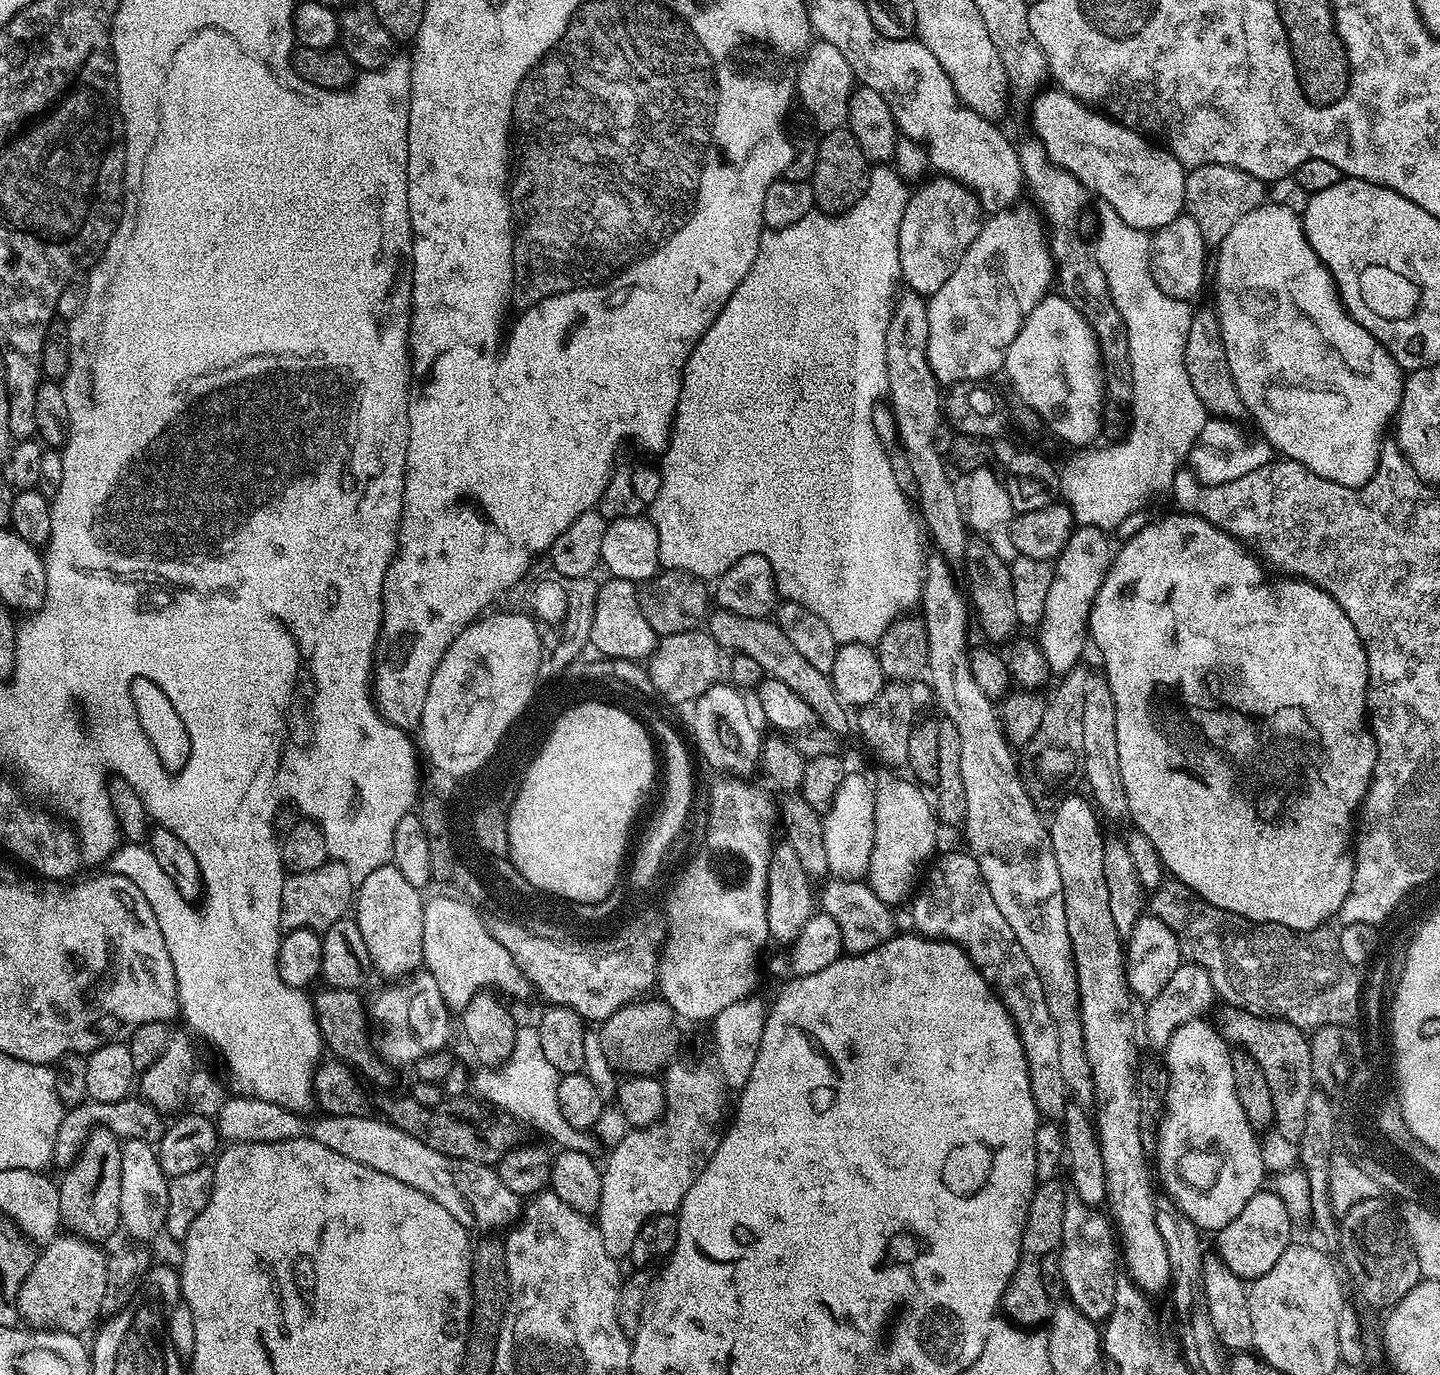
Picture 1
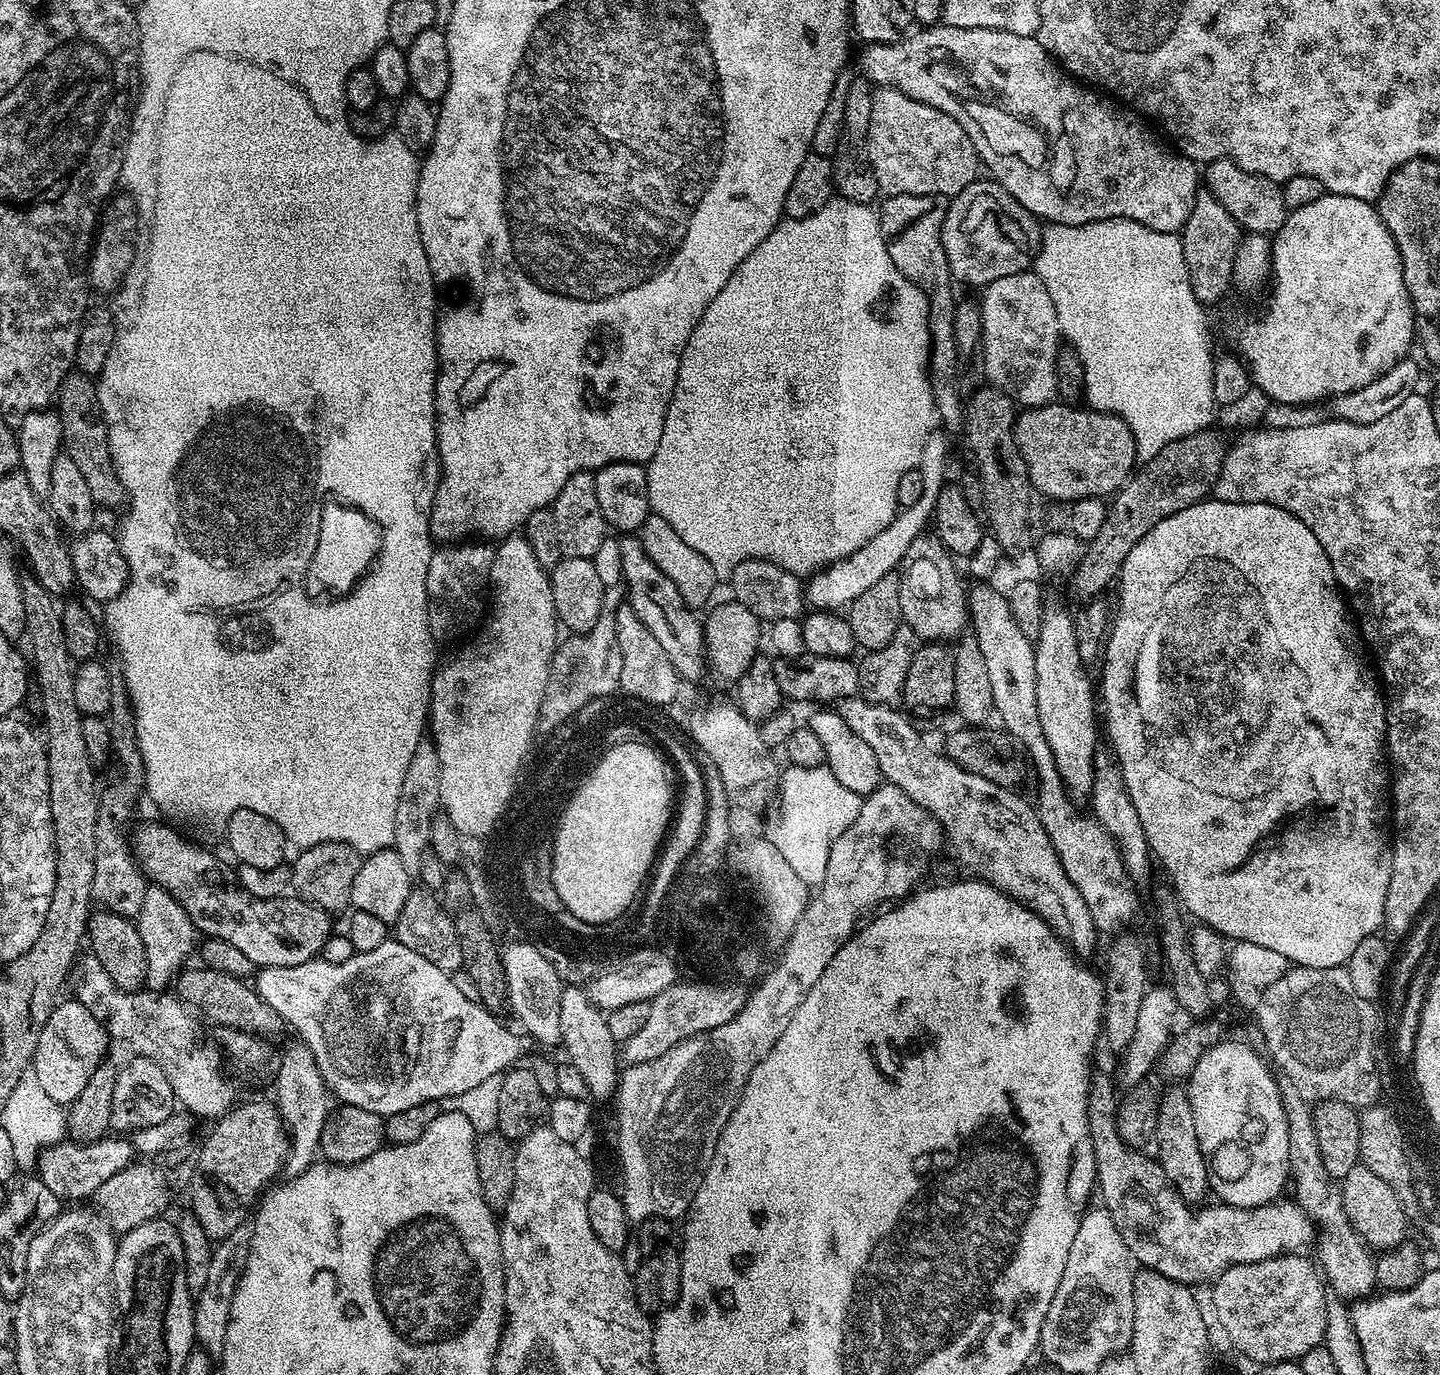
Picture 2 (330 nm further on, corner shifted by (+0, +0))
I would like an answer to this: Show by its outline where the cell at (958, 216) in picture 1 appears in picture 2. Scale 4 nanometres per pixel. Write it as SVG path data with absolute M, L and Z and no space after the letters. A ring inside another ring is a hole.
M978 178L966 190L948 200L942 222L941 242L945 248L951 279L964 284L983 286L1033 267L1040 251L1042 224L1001 184L991 178Z

